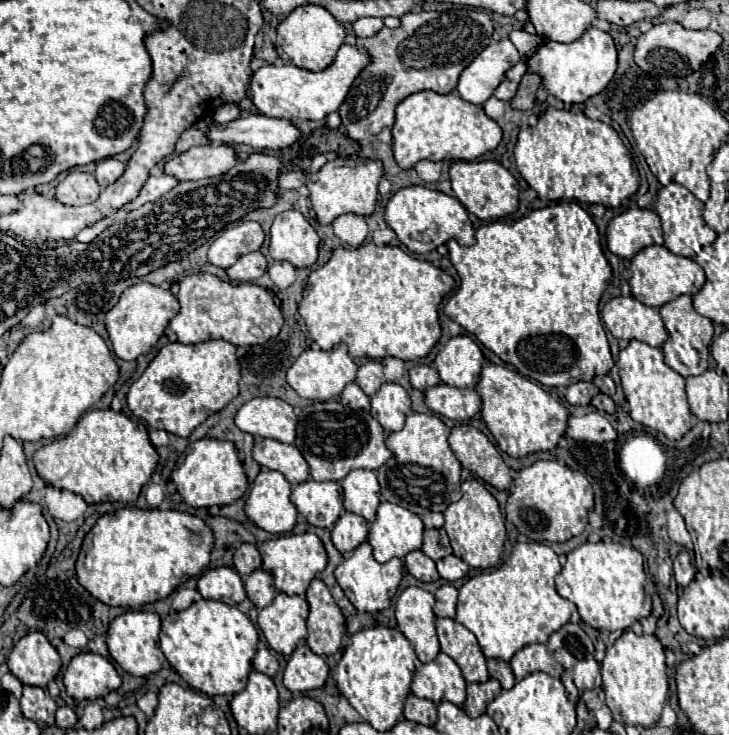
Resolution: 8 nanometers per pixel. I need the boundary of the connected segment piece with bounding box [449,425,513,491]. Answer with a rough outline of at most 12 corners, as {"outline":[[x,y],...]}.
{"outline":[[473,425],[451,431],[449,445],[465,469],[491,487],[513,481],[497,447]]}

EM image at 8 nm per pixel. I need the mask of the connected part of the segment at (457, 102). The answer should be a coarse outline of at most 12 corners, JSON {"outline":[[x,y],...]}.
{"outline":[[419,91],[395,109],[393,157],[473,161],[501,129],[457,93]]}

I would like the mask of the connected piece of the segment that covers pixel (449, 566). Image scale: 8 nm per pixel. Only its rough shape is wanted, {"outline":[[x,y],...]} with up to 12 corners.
{"outline":[[449,555],[437,561],[445,581],[457,581],[469,567],[459,557]]}

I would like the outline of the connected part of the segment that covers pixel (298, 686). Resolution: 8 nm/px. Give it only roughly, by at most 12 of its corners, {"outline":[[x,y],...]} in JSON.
{"outline":[[307,643],[289,657],[283,685],[307,693],[325,685],[329,667]]}

